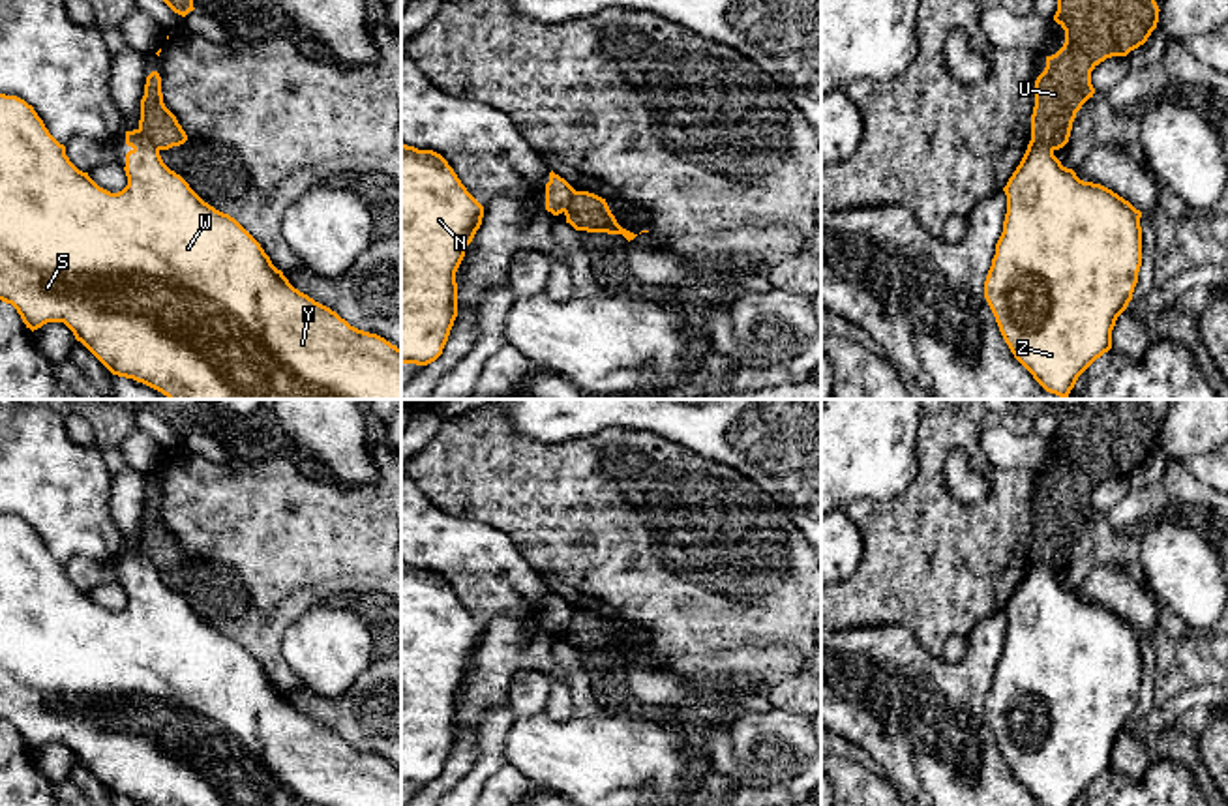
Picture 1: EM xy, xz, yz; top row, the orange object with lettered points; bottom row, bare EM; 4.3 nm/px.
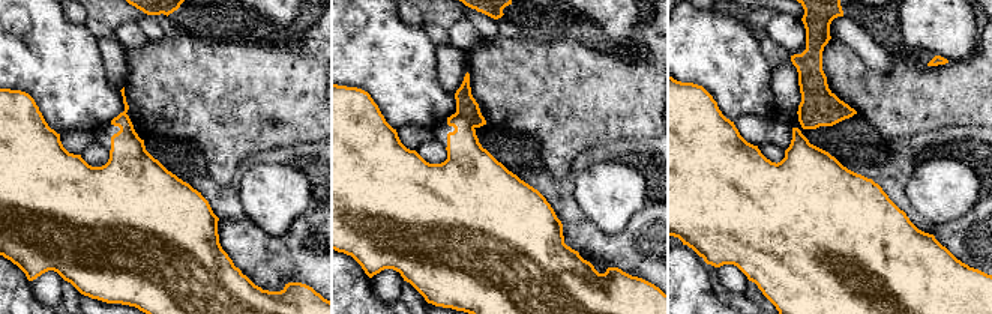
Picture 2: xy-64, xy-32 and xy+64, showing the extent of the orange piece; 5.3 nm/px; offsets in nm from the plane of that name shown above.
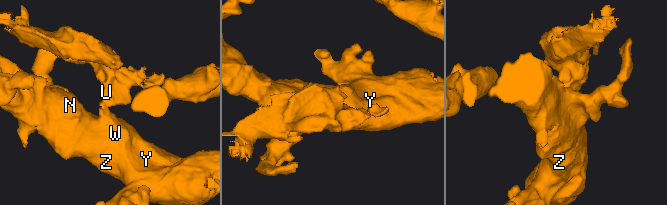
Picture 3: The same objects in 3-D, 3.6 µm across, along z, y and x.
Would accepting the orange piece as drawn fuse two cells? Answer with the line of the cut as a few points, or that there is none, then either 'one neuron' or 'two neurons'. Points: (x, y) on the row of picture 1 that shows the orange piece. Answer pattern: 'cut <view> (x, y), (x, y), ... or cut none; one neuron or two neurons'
cut xy (137, 130), (158, 150); two neurons

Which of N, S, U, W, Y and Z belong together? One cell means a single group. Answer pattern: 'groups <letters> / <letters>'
groups N S W Y Z / U

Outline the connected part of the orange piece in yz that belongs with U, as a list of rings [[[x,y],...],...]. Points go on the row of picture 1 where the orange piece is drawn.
[[[1057,0],[1054,21],[1065,30],[1065,43],[1046,56],[1046,67],[1035,81],[1031,139],[1052,150],[1063,148],[1076,112],[1095,94],[1091,71],[1106,58],[1127,56],[1144,45],[1157,28],[1159,11],[1155,0]]]

